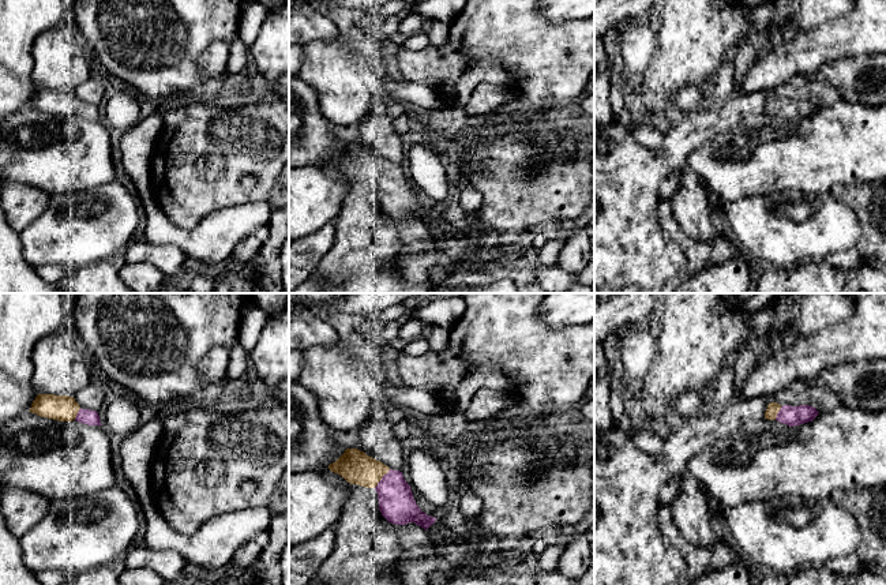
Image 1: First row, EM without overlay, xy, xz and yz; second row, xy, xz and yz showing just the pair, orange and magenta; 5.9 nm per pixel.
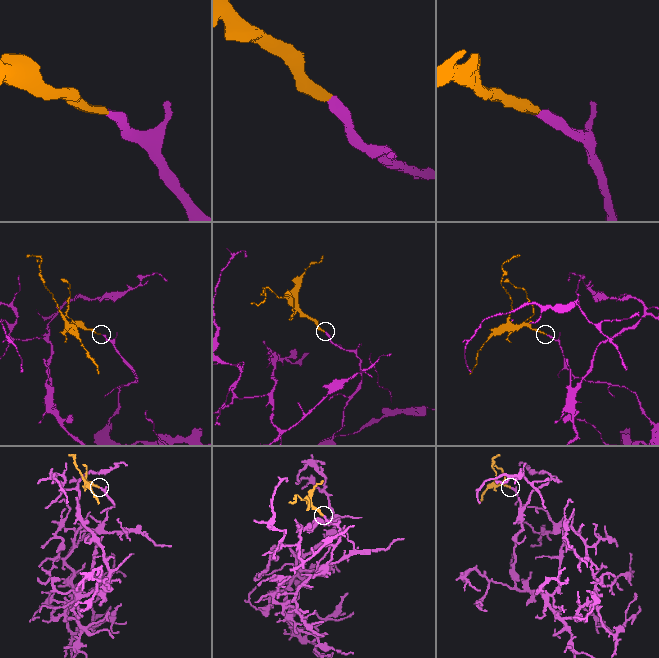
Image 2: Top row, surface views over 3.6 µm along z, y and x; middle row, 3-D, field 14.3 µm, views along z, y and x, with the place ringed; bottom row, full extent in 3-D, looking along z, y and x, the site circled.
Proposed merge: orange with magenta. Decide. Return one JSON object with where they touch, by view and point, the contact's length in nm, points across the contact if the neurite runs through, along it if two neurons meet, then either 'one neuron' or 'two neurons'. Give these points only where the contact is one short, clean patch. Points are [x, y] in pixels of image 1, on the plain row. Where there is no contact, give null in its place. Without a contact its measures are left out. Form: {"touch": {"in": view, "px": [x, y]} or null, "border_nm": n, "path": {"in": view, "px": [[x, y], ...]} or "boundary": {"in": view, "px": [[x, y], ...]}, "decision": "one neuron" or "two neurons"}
{"touch": {"in": "xz", "px": [380, 173]}, "border_nm": 150, "decision": "one neuron"}

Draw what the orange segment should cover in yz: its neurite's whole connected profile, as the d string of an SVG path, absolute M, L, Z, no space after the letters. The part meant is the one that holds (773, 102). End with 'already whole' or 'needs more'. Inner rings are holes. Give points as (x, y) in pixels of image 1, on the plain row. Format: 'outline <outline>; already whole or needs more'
outline M770 97L765 106L765 113L777 115L789 121L800 120L808 116L812 116L818 110L818 105L810 100L781 101L777 97Z; needs more

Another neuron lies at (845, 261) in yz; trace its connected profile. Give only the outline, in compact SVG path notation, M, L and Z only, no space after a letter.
M851 248L846 251L831 252L826 260L836 269L849 273L853 269L857 269L861 263L861 255L857 248Z

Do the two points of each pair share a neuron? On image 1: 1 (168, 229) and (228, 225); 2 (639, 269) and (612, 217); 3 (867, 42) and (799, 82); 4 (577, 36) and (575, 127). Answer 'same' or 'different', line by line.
1: same
2: same
3: different
4: different

